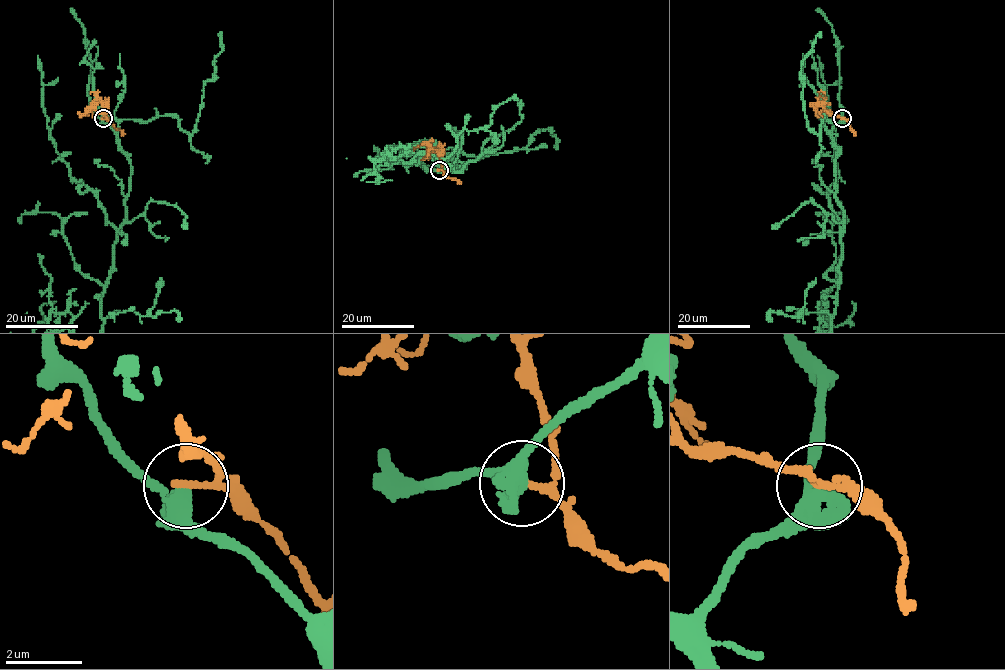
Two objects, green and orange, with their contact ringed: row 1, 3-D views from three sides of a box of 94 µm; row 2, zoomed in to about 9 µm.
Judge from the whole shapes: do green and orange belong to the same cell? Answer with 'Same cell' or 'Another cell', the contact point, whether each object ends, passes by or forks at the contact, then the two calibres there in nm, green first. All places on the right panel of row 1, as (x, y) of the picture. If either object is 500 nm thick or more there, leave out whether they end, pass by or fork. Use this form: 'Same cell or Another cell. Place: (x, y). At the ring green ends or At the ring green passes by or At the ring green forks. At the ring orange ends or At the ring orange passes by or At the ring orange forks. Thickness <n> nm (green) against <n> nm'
Another cell. Place: (842, 118). At the ring green forks. At the ring orange passes by. Thickness 300 nm (green) against 150 nm

